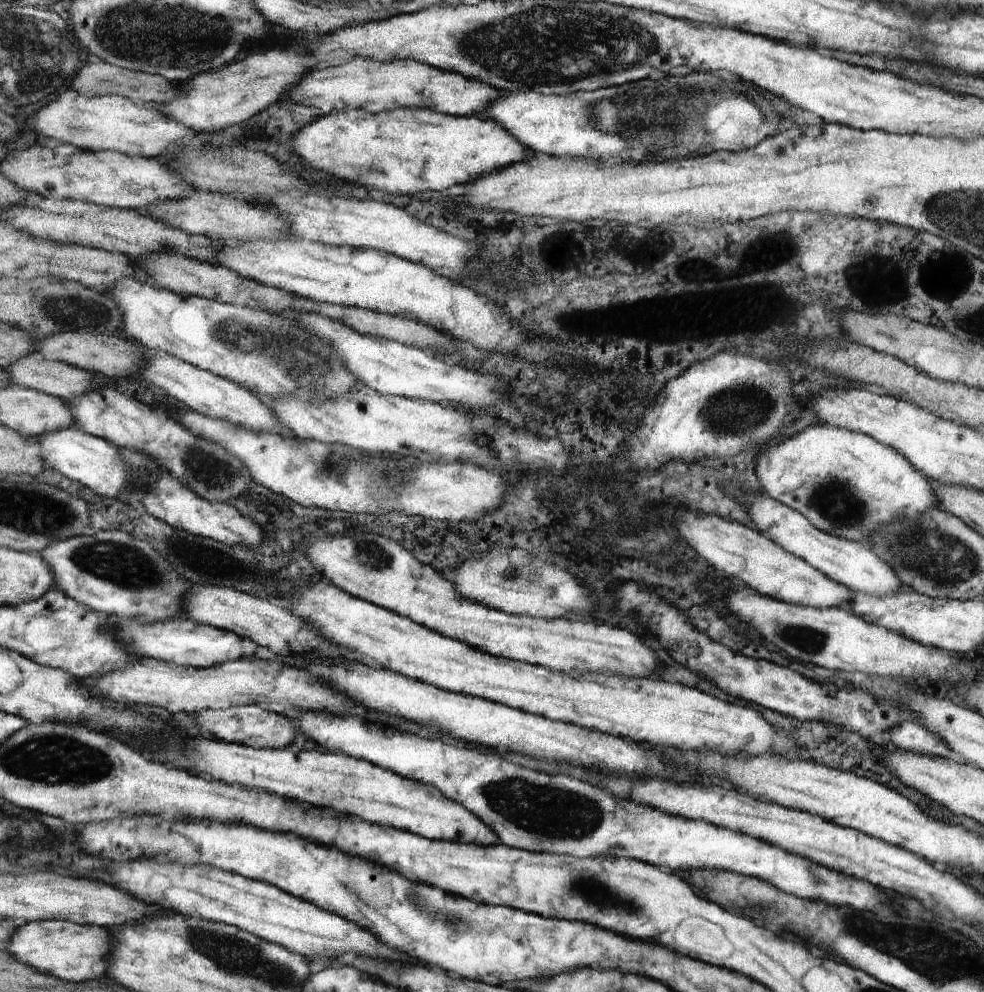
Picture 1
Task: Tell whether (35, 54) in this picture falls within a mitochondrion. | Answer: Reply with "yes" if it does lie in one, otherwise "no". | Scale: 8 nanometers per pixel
yes

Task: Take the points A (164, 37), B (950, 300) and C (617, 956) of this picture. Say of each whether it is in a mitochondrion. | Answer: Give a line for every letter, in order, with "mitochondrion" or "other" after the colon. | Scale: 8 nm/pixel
A: mitochondrion
B: other
C: other

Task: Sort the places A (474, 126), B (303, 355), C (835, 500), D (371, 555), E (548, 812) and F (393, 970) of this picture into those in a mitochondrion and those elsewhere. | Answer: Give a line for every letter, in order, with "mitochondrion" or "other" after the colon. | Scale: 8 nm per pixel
A: other
B: mitochondrion
C: mitochondrion
D: mitochondrion
E: mitochondrion
F: mitochondrion

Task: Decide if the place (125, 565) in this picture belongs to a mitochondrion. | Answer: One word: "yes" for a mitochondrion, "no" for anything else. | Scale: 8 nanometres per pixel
yes

